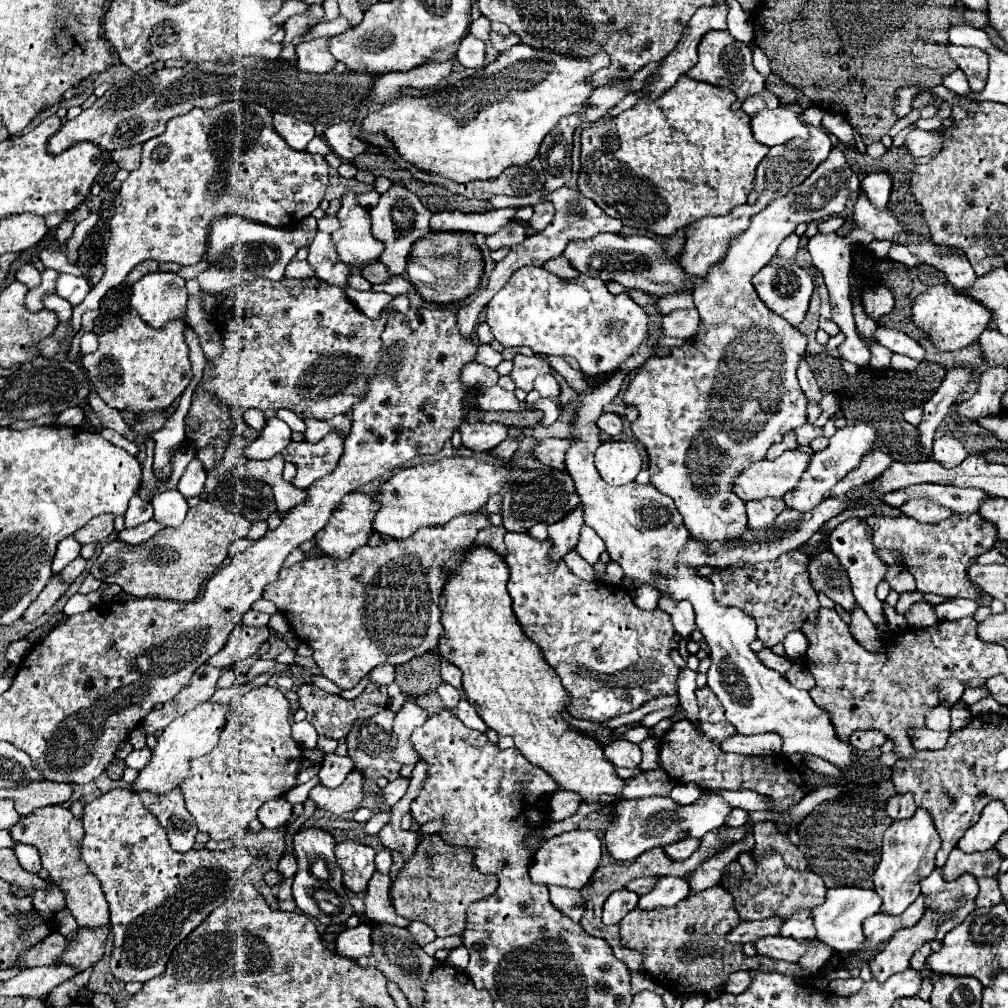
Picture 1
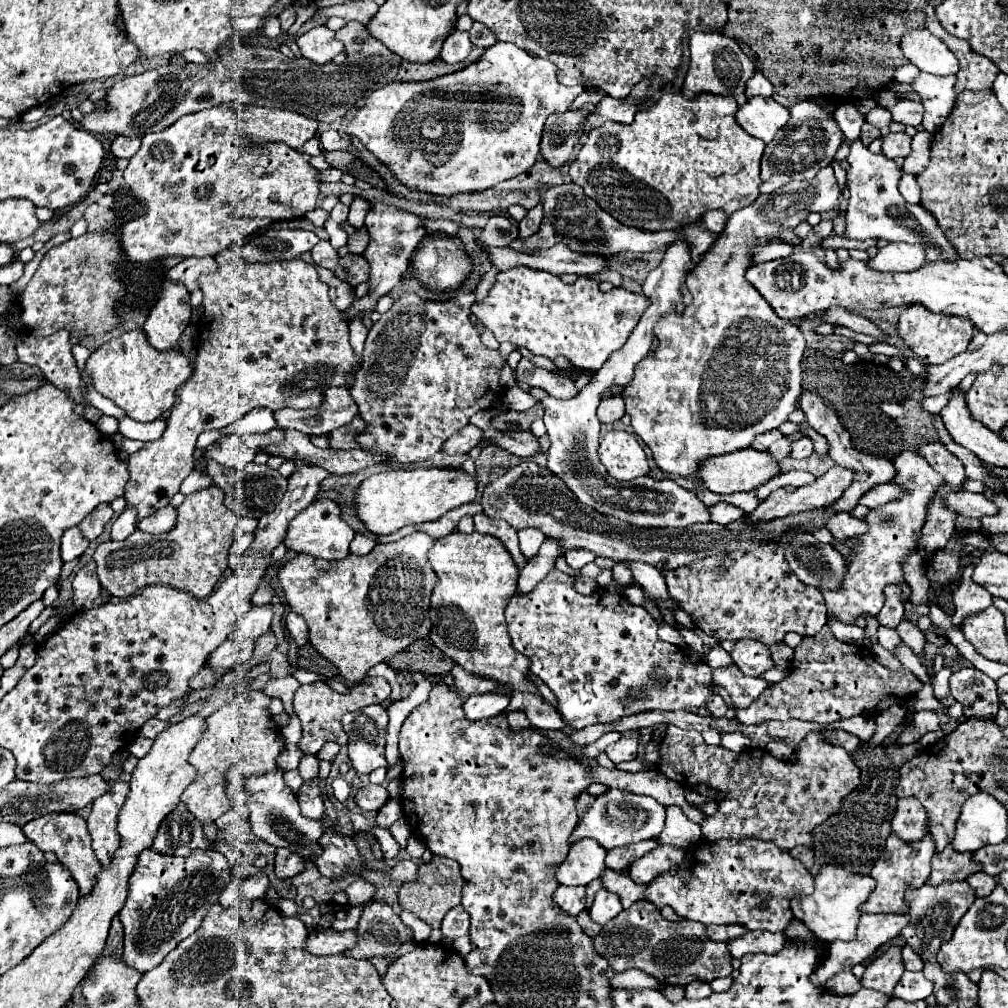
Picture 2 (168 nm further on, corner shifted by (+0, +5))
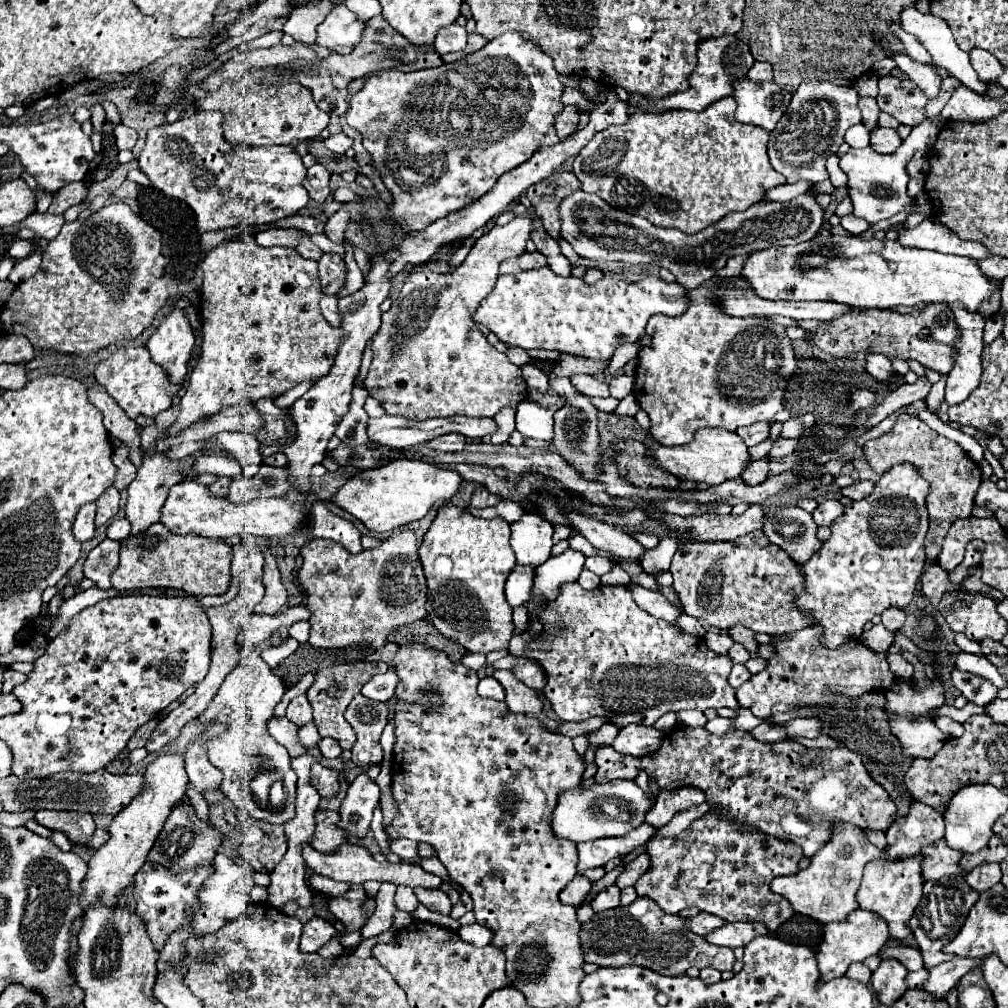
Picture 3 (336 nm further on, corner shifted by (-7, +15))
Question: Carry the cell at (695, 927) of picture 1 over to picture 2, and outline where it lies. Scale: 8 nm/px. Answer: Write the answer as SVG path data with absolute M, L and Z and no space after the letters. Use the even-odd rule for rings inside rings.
M643 901L633 903L615 919L605 923L593 939L593 951L603 955L613 971L641 969L663 985L689 985L695 979L711 983L713 979L727 977L733 971L727 945L707 939L705 925L689 919L681 923L665 921L651 903Z

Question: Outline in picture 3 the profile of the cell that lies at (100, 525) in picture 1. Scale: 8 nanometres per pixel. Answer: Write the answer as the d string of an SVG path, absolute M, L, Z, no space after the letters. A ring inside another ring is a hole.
M108 487L96 501L96 527L108 523L116 517L120 503L120 493L116 487Z

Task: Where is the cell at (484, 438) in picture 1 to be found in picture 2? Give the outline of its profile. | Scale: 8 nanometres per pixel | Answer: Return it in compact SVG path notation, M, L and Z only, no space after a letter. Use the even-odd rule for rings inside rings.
M469 423L467 427L459 429L459 433L451 435L451 437L443 443L443 449L441 449L441 451L447 453L447 455L465 455L465 453L469 453L475 445L479 445L481 441L483 441L483 439L481 439L477 427Z

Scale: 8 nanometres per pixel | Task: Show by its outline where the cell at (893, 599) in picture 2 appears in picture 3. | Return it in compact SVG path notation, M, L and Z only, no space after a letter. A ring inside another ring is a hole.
M890 607L890 609L886 609L886 611L882 613L882 625L884 625L886 629L890 629L890 631L900 629L900 627L904 625L904 621L906 621L906 613L904 613L904 609Z

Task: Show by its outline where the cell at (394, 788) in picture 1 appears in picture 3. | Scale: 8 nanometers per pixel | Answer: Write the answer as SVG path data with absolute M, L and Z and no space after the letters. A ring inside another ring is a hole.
M360 773L348 787L348 795L340 807L340 827L346 833L354 833L356 837L364 837L370 827L372 811L380 801L380 789L374 779L366 773Z

